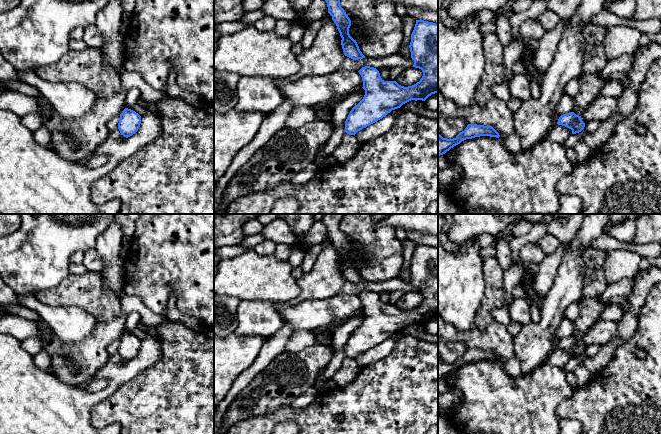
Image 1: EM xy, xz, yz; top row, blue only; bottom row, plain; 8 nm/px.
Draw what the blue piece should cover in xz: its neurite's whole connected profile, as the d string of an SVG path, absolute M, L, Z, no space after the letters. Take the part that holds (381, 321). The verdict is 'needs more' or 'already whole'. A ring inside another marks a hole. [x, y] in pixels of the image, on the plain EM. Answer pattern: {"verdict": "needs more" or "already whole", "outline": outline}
{"verdict": "already whole", "outline": "M416 244L409 269L413 291L419 292L423 300L419 306L404 311L396 305L384 305L379 295L370 290L358 296L362 301L365 319L350 335L345 345L345 356L354 359L400 332L411 324L425 325L438 317L438 248Z"}

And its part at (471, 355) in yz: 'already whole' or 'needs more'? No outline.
already whole

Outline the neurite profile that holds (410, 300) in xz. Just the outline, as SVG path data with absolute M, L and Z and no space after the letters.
M410 291L404 295L395 304L399 309L408 311L416 308L423 300L423 296L419 292Z

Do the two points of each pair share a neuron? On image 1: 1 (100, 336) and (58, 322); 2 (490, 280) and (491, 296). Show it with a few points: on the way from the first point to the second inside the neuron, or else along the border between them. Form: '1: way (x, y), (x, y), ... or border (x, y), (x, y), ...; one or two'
1: border (86, 310), (96, 327), (69, 344); two
2: way (492, 284), (492, 292); one

